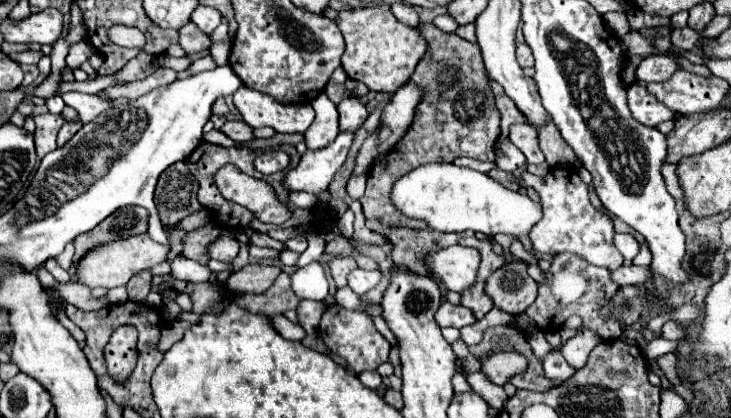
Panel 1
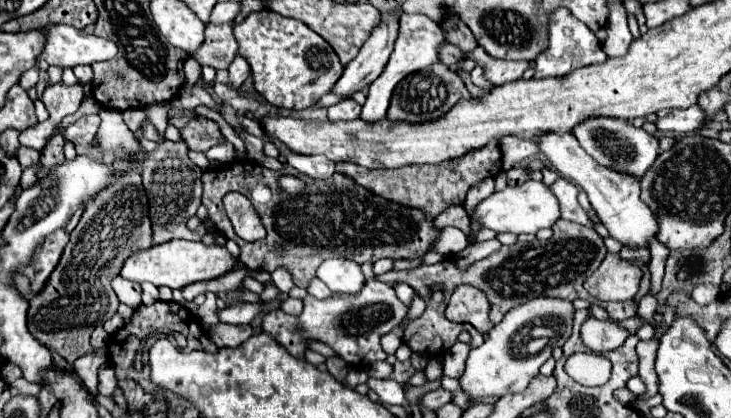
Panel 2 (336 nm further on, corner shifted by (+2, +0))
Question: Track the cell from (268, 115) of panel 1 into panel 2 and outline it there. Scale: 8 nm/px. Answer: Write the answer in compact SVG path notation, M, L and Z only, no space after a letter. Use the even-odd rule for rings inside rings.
M236 56L234 62L230 64L228 68L228 74L230 74L230 84L234 88L240 88L242 82L248 78L248 72L250 72L250 66L246 60L242 60L242 56Z

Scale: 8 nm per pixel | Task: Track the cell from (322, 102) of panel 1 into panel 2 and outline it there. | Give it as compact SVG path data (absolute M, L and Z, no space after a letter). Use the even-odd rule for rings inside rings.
M384 14L380 26L376 26L362 46L360 54L344 68L340 80L332 86L332 94L350 98L356 92L370 86L384 70L390 52L394 48L394 40L398 36L398 16Z

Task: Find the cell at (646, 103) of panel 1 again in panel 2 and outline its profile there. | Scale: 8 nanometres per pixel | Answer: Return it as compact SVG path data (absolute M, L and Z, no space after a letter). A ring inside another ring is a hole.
M694 104L690 108L672 108L672 110L658 114L656 126L658 126L658 130L678 132L678 134L694 132L704 126L704 112L698 104Z

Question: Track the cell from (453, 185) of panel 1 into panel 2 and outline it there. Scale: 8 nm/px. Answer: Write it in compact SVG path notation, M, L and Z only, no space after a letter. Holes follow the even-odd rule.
M528 178L520 186L506 186L500 192L494 192L492 196L484 198L476 204L476 208L470 212L472 222L480 222L484 228L490 228L494 232L512 232L512 234L524 234L524 232L538 232L540 228L552 228L552 224L560 218L558 200L550 192L550 188L544 182L536 182Z

